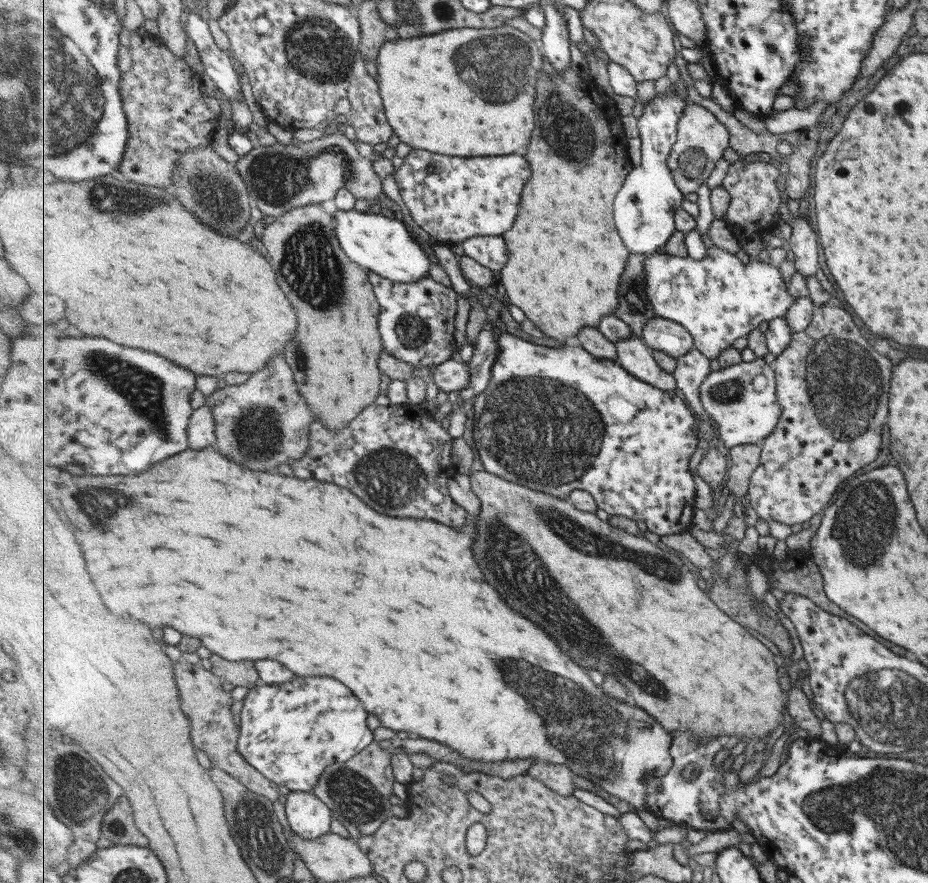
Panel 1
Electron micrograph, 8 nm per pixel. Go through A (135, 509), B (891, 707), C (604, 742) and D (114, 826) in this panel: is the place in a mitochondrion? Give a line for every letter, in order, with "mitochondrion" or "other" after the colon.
A: mitochondrion
B: mitochondrion
C: mitochondrion
D: mitochondrion

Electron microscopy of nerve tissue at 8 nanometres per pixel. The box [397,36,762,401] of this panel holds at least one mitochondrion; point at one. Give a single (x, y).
(566, 127)

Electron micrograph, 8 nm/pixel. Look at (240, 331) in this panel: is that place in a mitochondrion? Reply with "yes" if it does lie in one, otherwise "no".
no

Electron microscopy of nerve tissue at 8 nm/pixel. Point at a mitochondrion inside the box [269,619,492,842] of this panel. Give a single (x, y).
(358, 800)

